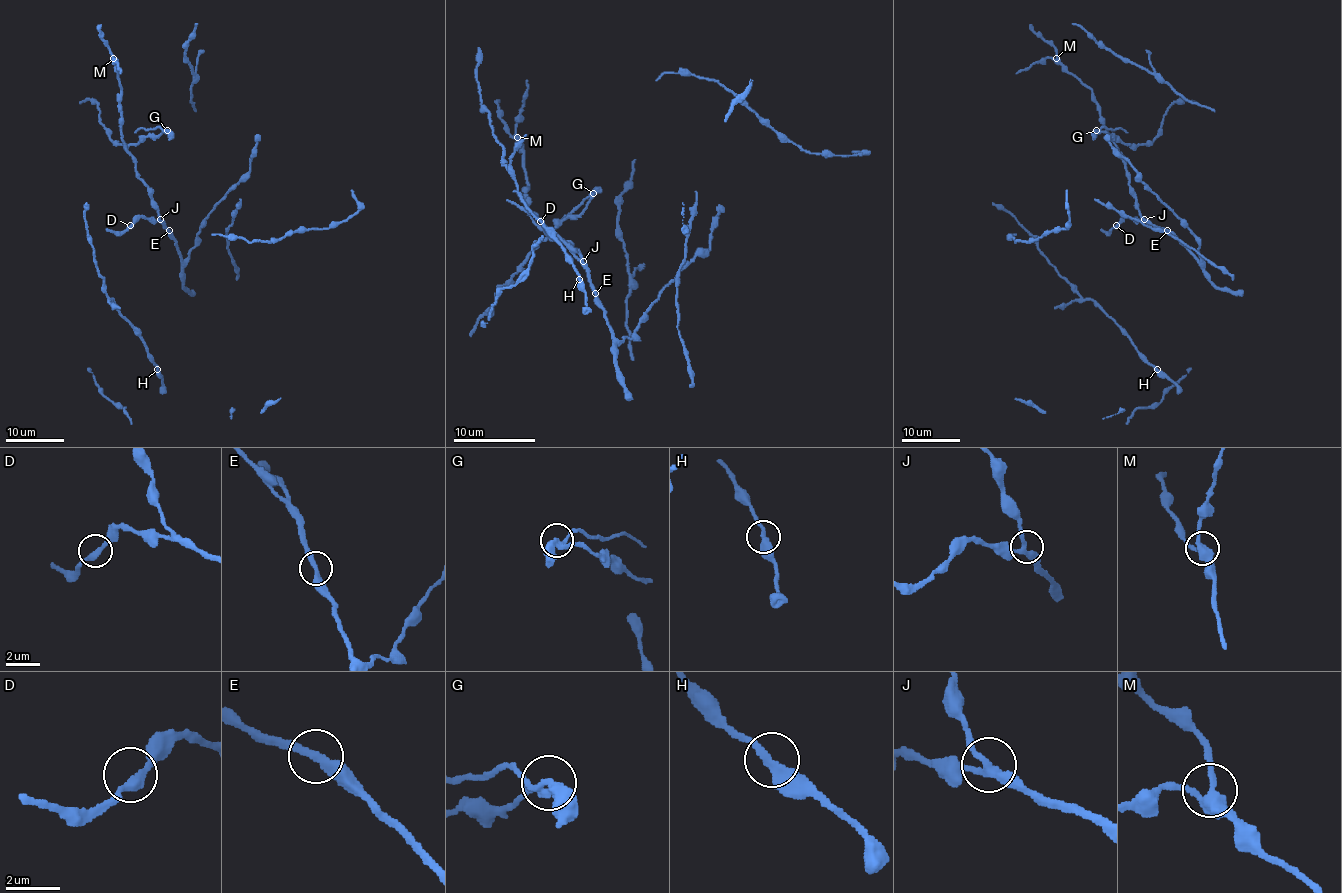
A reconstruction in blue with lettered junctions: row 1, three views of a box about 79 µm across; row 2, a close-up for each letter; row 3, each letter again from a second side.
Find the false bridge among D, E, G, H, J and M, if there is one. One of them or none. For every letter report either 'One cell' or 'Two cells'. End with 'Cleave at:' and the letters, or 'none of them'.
D: One cell
E: One cell
G: Two cells
H: One cell
J: One cell
M: One cell
Cleave at: G

